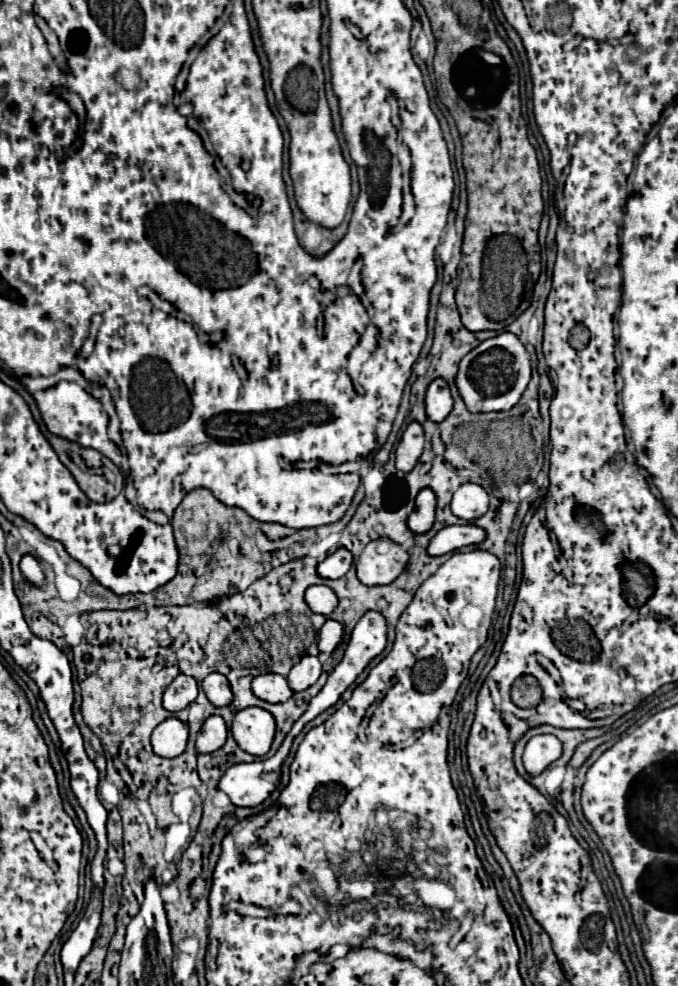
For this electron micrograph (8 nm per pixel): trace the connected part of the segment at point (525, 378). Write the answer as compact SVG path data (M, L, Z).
M509 331L483 341L473 351L469 351L457 373L457 389L471 413L481 411L509 411L521 399L527 383L531 379L531 361L525 345Z

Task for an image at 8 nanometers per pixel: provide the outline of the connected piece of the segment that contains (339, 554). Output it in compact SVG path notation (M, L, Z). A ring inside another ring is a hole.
M341 547L333 555L329 555L323 563L319 563L317 571L325 579L339 579L351 569L351 563L353 563L353 555Z

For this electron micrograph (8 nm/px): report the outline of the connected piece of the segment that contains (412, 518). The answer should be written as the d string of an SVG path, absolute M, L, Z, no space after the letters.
M427 487L421 489L421 493L417 495L417 501L415 501L415 509L409 515L409 529L413 533L429 531L435 521L435 507L437 507L435 493Z

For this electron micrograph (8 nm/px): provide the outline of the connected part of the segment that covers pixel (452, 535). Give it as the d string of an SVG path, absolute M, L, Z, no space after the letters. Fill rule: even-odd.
M451 525L437 531L437 535L427 545L427 555L437 557L457 551L467 545L477 545L485 539L485 531L475 525Z

